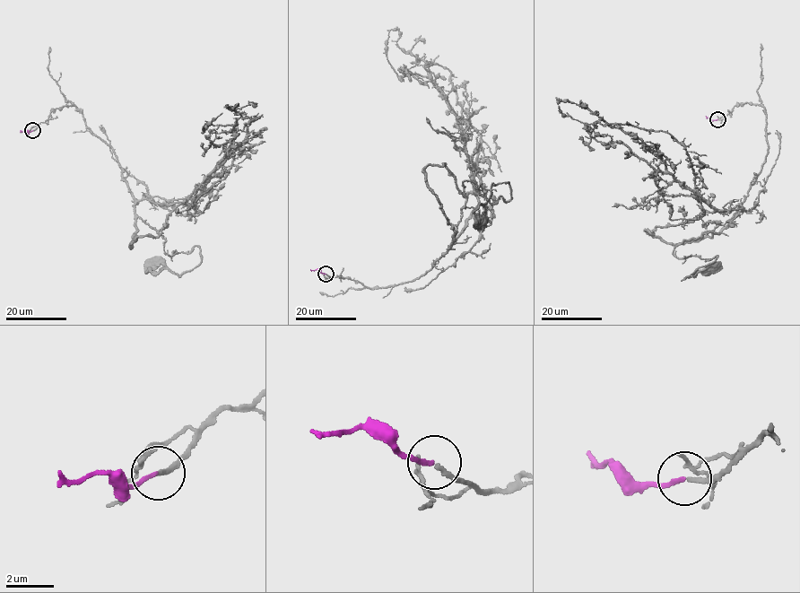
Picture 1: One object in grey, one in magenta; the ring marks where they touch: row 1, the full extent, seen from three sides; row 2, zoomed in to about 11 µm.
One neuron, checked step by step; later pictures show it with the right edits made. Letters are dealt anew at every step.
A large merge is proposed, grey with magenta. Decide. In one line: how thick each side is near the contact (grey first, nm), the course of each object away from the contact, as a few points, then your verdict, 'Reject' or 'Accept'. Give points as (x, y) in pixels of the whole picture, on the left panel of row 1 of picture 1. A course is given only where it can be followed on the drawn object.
Thickness 170 nm (grey) against 150 nm. Course of grey: (32, 130), (74, 105), (114, 152), (164, 251), (201, 251), (179, 274), (153, 263). Course of magenta: (32, 130), (27, 133), (21, 130). Accept

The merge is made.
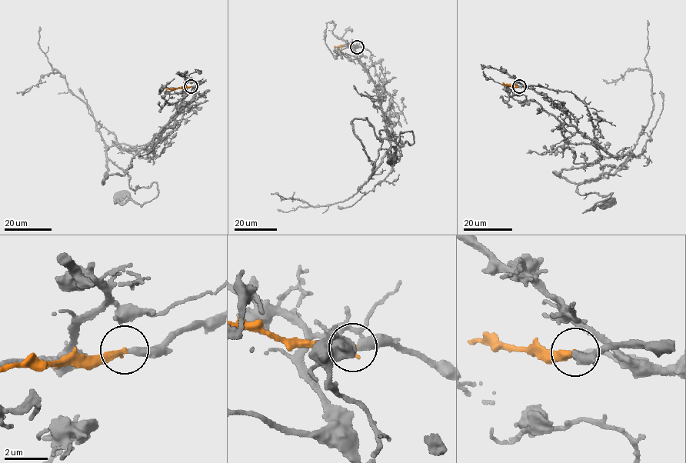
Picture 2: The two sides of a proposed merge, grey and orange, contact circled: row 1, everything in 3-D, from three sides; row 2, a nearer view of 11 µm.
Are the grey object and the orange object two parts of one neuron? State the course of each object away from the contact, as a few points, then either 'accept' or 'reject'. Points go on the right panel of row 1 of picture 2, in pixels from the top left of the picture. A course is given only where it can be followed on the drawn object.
grey runs (519, 86), (572, 92), (595, 143), (629, 151), (577, 186), (611, 193), (585, 211), (608, 201); orange runs (519, 86), (503, 85); accept

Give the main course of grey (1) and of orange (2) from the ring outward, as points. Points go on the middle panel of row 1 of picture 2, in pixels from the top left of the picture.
1: (357, 47), (392, 98), (390, 148), (371, 176), (379, 131), (400, 146), (413, 133), (399, 134), (391, 159)
2: (357, 47), (345, 44), (334, 48)

